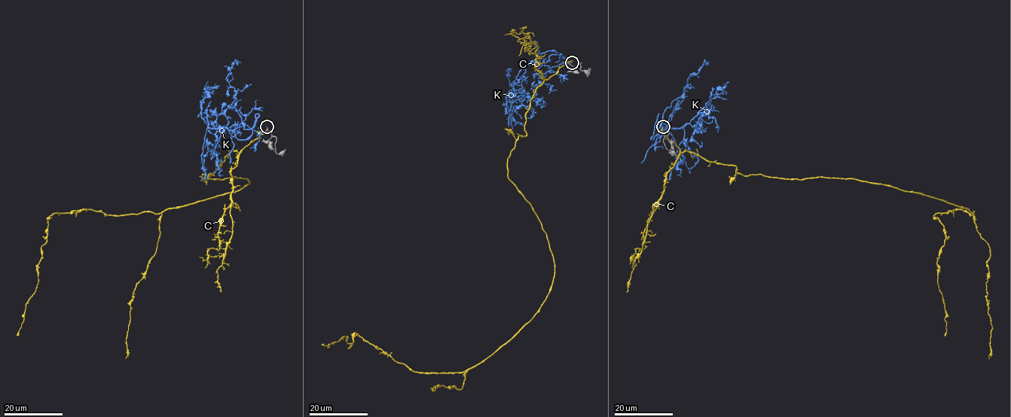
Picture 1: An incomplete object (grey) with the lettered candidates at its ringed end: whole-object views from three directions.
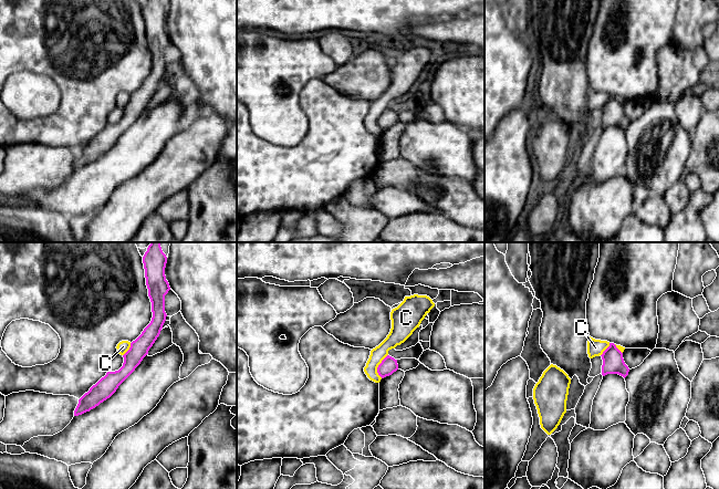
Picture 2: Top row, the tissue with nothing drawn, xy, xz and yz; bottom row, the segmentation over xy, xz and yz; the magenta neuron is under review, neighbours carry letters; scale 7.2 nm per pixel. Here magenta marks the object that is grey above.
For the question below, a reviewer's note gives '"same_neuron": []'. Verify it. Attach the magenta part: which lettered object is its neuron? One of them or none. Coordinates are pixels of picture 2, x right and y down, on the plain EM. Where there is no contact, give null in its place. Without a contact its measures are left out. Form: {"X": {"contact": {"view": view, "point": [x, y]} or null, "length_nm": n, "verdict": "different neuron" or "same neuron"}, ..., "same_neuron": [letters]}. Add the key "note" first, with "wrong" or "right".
{"note": "right", "C": {"contact": {"view": "xz", "point": [378, 118]}, "length_nm": 180, "verdict": "different neuron"}, "K": {"contact": null, "verdict": "different neuron"}, "same_neuron": []}

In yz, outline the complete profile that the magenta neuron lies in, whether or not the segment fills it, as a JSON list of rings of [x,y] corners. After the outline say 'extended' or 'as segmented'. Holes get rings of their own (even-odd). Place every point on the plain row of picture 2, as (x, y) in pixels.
[[[609,95],[609,98],[601,107],[603,112],[602,127],[618,126],[624,131],[628,127],[629,121],[625,116],[623,105],[616,100],[614,95]]]; as segmented

